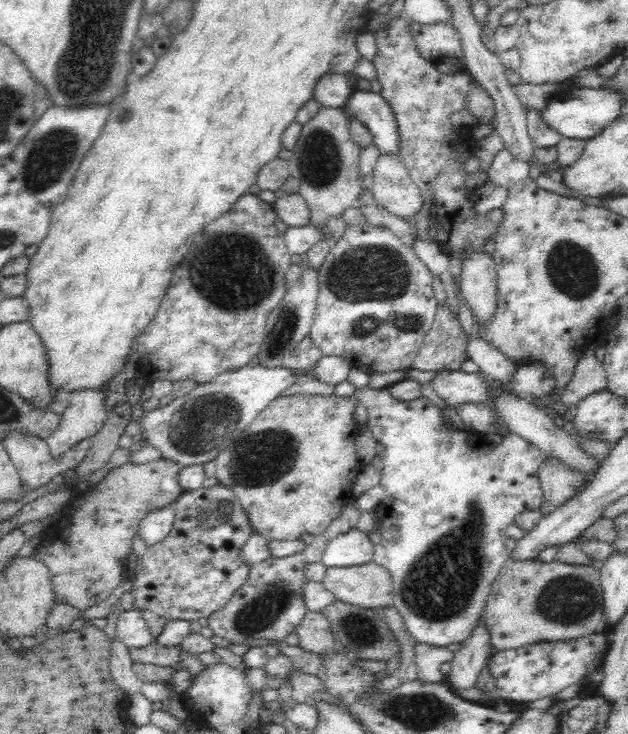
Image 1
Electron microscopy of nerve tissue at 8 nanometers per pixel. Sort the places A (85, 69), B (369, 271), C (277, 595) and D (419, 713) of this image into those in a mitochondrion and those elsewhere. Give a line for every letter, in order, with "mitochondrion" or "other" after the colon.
A: mitochondrion
B: mitochondrion
C: mitochondrion
D: mitochondrion

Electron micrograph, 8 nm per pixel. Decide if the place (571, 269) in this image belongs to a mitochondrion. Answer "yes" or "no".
yes

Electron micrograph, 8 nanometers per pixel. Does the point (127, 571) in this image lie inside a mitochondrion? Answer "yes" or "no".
no

